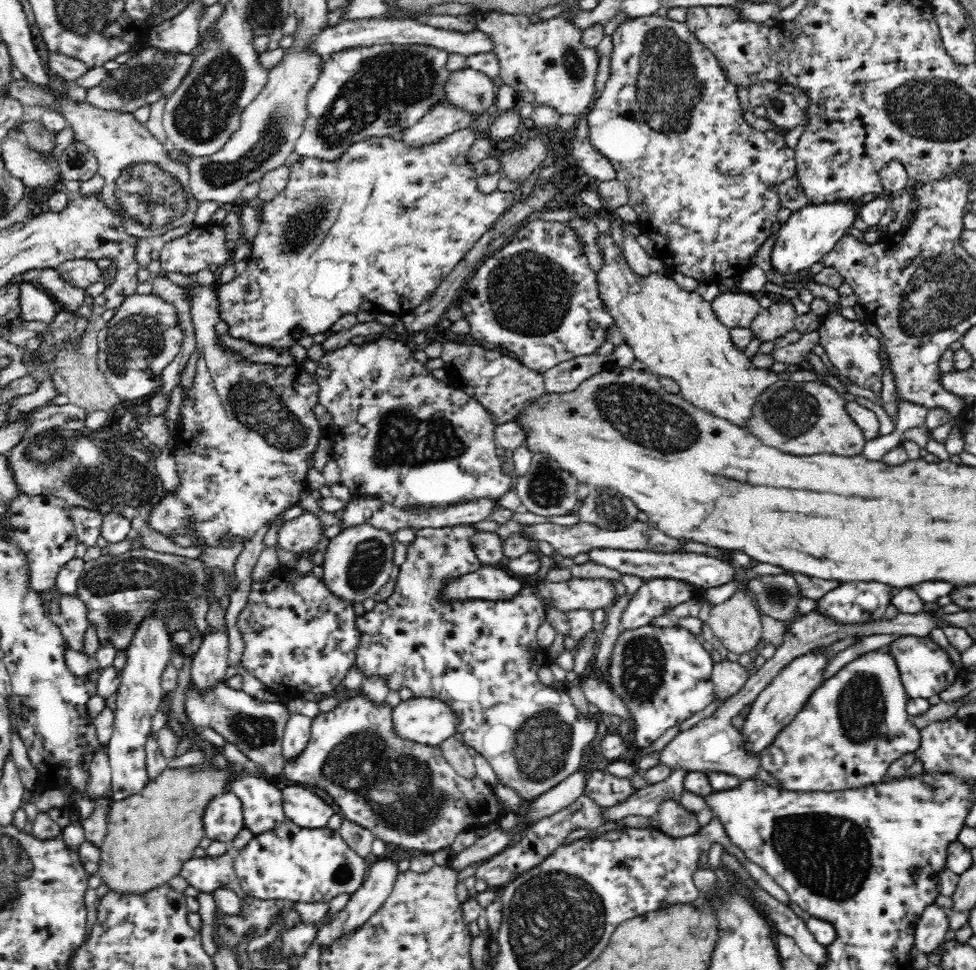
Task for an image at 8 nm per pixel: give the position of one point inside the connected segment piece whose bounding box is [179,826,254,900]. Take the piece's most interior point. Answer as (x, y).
(206, 874)

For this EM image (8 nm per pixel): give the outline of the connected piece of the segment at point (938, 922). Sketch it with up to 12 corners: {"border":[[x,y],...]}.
{"border":[[926,906],[915,925],[914,945],[926,954],[949,927],[946,909]]}

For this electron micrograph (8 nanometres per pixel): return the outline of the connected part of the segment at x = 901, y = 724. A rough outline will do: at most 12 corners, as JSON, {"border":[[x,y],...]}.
{"border":[[893,658],[844,665],[760,768],[792,792],[878,786],[919,748]]}

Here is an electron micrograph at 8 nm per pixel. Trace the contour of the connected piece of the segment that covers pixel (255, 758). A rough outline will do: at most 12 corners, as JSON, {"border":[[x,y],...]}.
{"border":[[226,678],[181,687],[182,713],[269,777],[282,773],[288,711]]}

